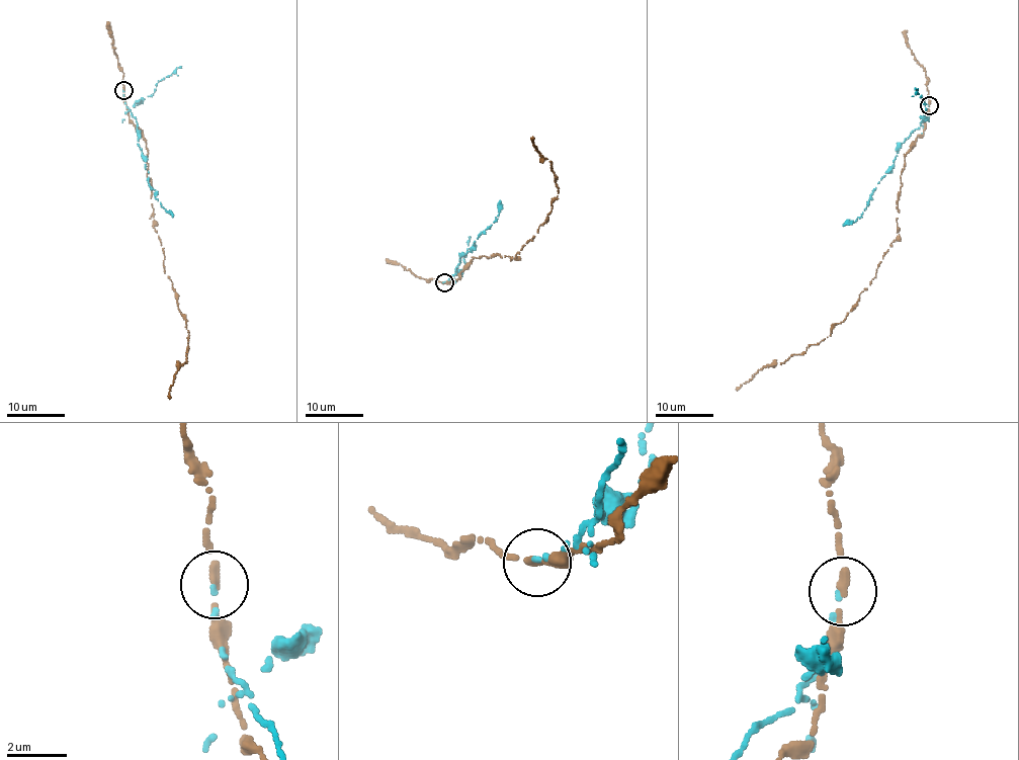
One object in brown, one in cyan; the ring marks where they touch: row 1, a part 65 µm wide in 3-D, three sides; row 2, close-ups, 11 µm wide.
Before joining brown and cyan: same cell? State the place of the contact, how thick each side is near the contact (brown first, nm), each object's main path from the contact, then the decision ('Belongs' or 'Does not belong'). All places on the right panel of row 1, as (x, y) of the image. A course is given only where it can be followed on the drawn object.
Place: (929, 105). Thickness 220 nm (brown) against 140 nm. Course of brown: (929, 104), (923, 133), (905, 157), (899, 237), (871, 283), (830, 335), (762, 368), (736, 389). Course of cyan: (929, 106), (924, 120), (900, 146), (866, 207), (854, 222), (843, 226). Does not belong

